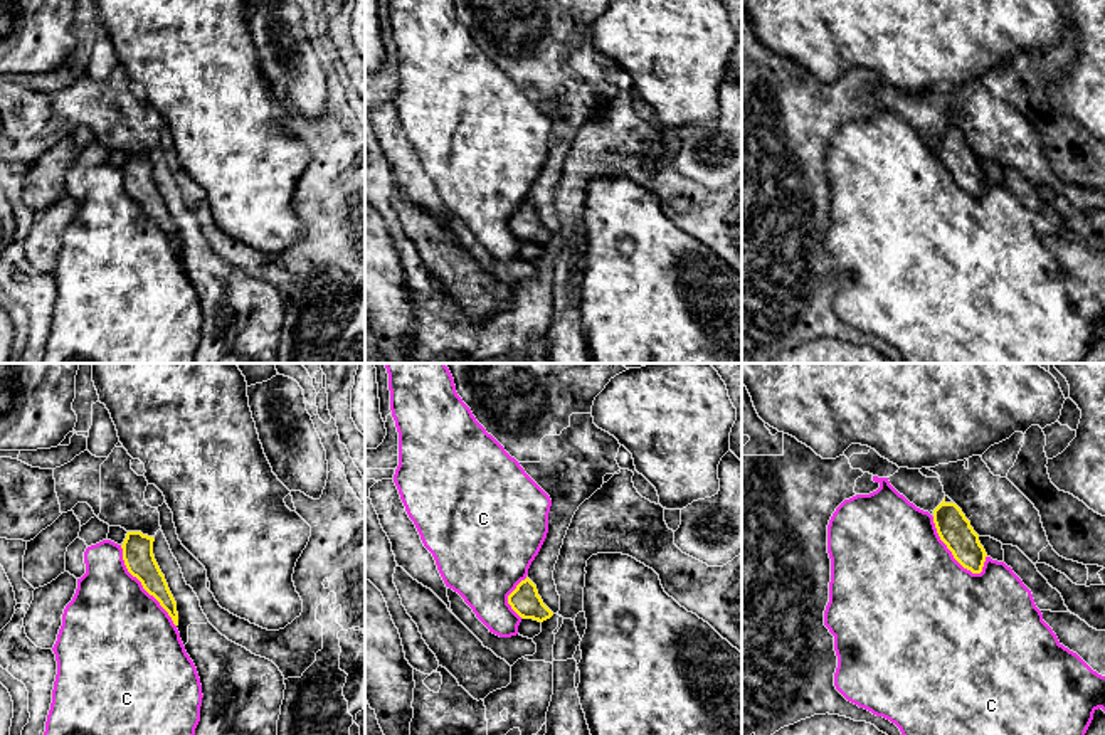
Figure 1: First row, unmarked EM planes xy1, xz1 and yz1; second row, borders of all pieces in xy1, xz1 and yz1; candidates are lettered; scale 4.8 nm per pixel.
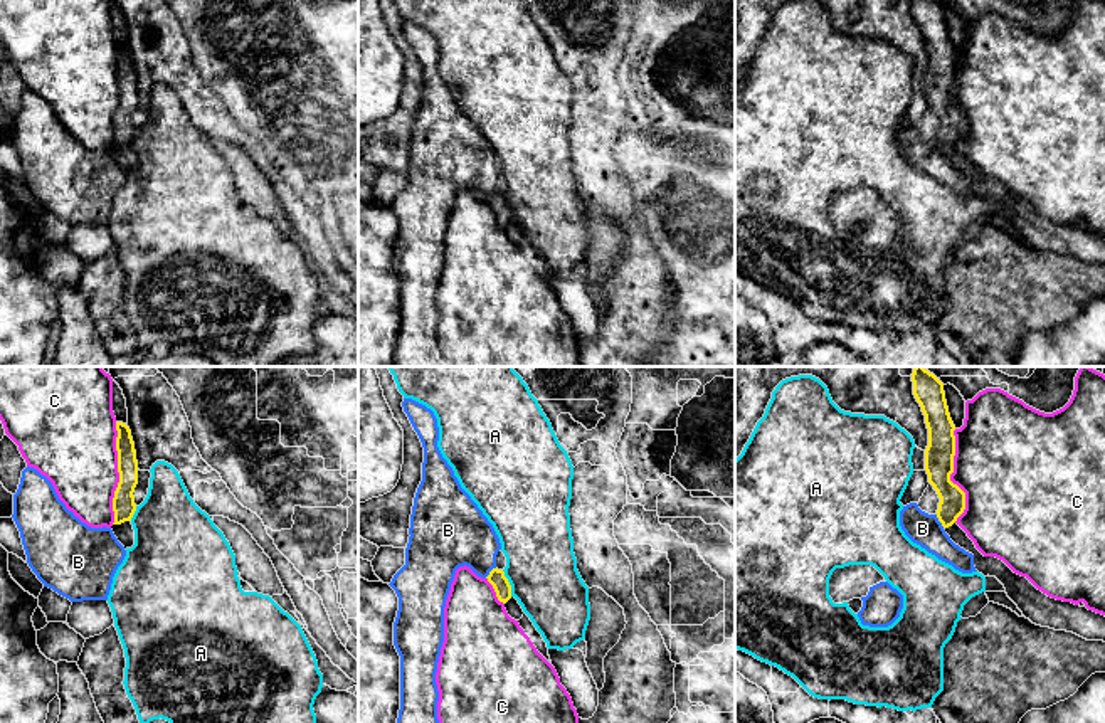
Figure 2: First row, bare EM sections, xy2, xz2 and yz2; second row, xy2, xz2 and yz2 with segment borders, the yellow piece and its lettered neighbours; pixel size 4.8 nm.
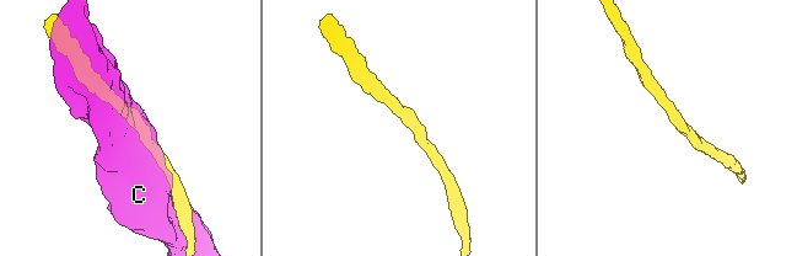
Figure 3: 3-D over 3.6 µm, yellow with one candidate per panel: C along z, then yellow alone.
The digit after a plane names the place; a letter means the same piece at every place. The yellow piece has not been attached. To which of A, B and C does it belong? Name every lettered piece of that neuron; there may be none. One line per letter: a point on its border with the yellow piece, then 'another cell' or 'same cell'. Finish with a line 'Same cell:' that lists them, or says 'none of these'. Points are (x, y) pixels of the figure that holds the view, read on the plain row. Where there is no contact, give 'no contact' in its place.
A: xz2 (508, 207) | another cell
B: yz2 (939, 143) | another cell
C: xy2 (118, 94) | another cell
Same cell: none of these

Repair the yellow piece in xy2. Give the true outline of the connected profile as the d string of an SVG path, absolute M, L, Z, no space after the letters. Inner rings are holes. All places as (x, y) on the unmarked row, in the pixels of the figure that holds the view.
M116 45L116 54L119 106L113 121L114 146L111 153L126 173L135 168L131 141L136 135L133 116L138 108L138 84L130 50Z

